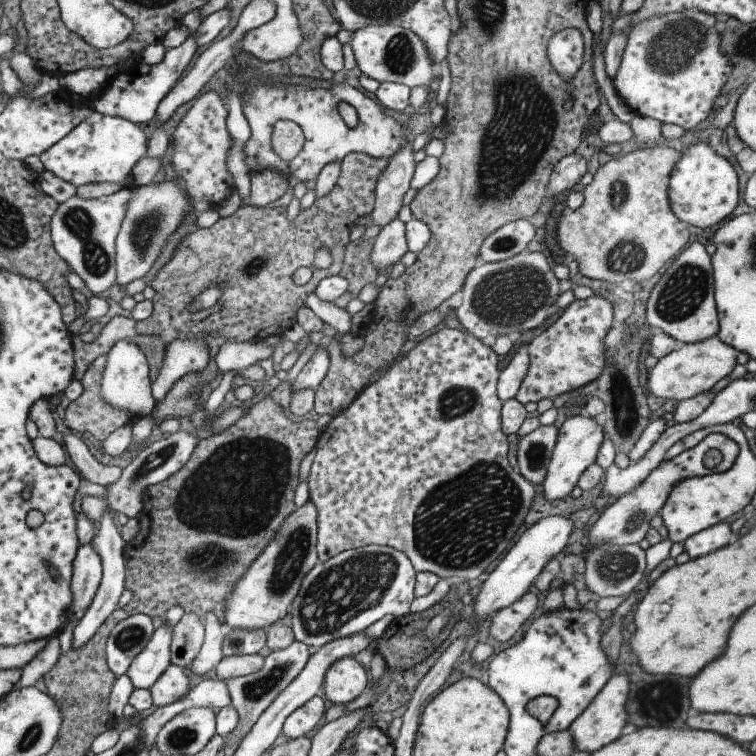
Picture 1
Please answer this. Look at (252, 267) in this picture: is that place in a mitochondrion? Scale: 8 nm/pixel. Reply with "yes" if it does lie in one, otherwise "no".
yes

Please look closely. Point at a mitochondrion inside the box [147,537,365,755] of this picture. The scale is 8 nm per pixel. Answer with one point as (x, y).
(254, 691)

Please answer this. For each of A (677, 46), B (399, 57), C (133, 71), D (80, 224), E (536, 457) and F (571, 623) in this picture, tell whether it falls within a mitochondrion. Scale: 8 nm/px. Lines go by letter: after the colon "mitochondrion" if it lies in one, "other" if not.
A: mitochondrion
B: mitochondrion
C: other
D: mitochondrion
E: mitochondrion
F: other

